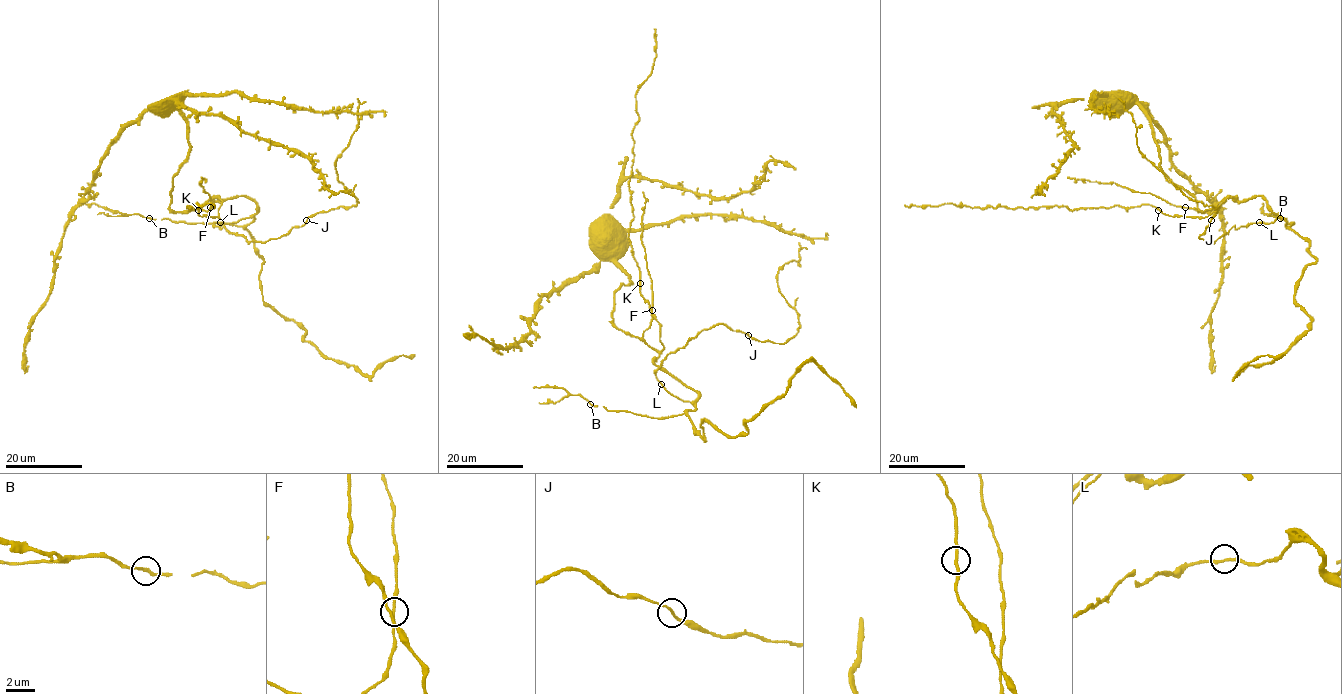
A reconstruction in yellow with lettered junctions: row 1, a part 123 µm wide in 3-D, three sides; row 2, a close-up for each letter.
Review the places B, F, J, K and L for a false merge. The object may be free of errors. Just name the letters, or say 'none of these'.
none of these

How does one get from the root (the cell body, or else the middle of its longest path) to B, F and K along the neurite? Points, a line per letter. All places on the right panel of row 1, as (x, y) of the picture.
B: (1210, 210), (1226, 197), (1245, 201), (1261, 196), (1287, 226), (1293, 223), (1280, 218)
F: (1210, 210), (1214, 208), (1201, 211), (1185, 207)
K: (1210, 210), (1226, 198), (1204, 217), (1170, 216), (1158, 209)

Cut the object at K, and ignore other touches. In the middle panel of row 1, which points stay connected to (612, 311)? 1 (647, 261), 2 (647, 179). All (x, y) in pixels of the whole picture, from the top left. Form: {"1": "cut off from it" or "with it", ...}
{"1": "with it", "2": "with it"}

